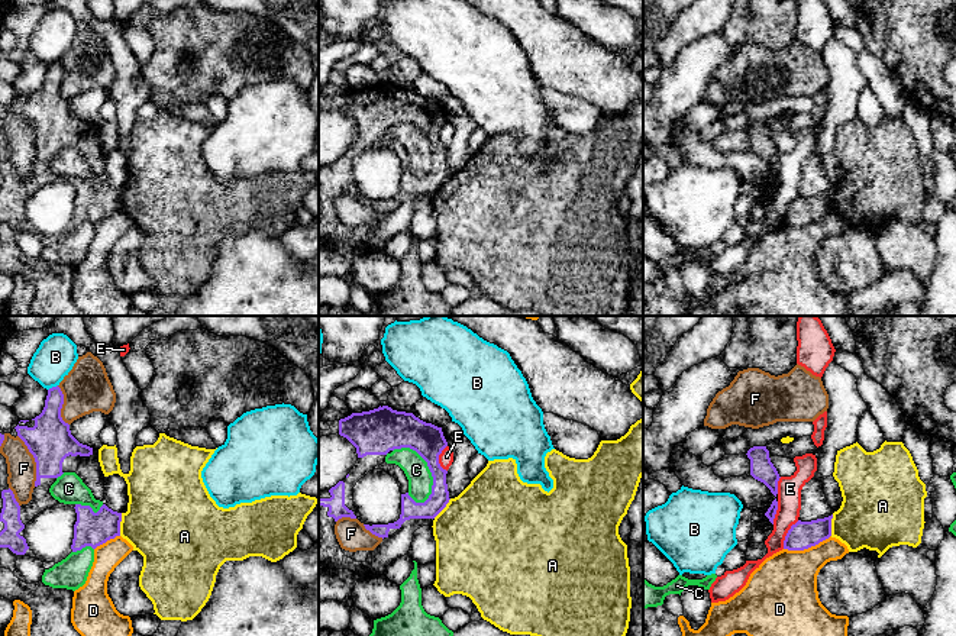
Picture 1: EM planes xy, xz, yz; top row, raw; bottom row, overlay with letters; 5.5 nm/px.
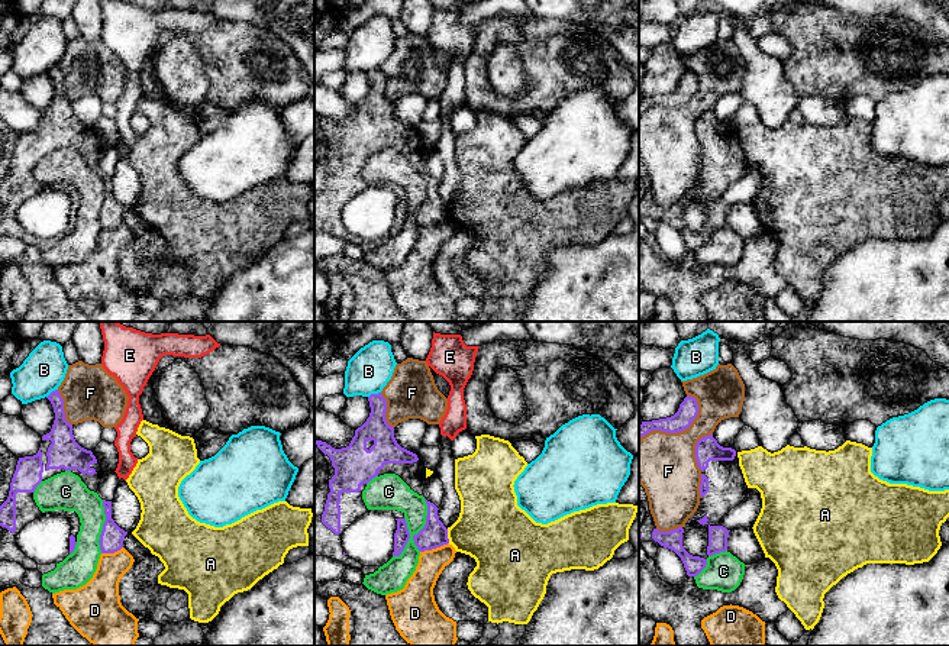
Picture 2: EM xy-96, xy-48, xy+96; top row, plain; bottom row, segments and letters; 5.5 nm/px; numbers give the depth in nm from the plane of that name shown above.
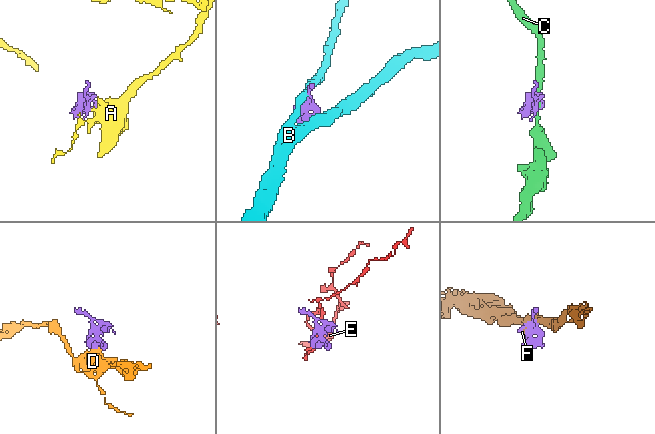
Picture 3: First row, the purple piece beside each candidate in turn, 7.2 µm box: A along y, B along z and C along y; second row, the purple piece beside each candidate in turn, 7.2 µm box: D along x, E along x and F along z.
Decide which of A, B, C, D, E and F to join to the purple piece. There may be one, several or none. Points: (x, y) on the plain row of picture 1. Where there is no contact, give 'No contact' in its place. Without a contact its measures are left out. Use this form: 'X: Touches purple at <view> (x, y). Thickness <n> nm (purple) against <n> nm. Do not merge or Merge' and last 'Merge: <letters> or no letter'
A: Touches purple at xy (119, 200). Thickness 190 nm (purple) against 440 nm. Do not merge
B: Touches purple at xy (52, 63). Thickness 190 nm (purple) against 220 nm. Do not merge
C: Touches purple at xz (428, 141). Thickness 200 nm (purple) against 140 nm. Do not merge
D: Touches purple at yz (807, 223). Thickness 160 nm (purple) against 360 nm. Do not merge
E: Touches purple at yz (787, 209). Thickness 160 nm (purple) against 130 nm. Do not merge
F: Touches purple at xy (35, 136). Thickness 240 nm (purple) against 160 nm. Do not merge
Merge: no letter

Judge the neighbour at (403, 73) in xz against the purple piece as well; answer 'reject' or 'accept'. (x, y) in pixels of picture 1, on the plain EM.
reject

